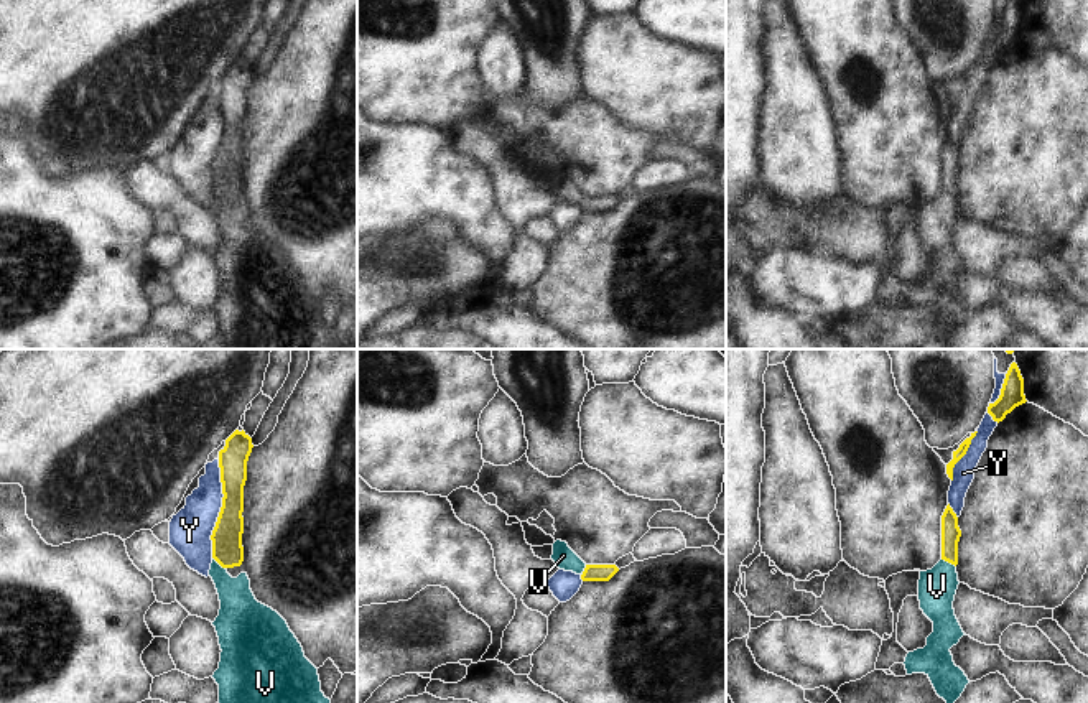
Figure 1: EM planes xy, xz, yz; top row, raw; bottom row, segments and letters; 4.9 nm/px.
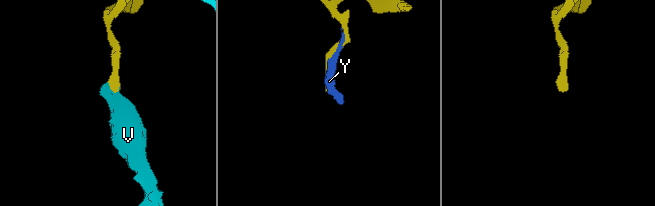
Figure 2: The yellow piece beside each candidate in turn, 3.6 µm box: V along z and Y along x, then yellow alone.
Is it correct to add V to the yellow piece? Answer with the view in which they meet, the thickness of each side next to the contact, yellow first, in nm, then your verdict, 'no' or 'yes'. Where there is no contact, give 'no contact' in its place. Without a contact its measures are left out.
yz | 100/190 nm | yes

